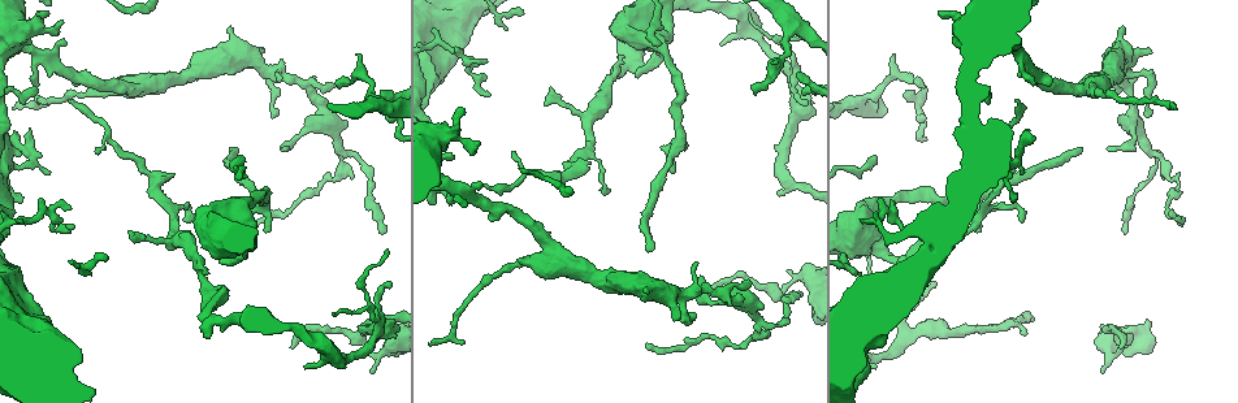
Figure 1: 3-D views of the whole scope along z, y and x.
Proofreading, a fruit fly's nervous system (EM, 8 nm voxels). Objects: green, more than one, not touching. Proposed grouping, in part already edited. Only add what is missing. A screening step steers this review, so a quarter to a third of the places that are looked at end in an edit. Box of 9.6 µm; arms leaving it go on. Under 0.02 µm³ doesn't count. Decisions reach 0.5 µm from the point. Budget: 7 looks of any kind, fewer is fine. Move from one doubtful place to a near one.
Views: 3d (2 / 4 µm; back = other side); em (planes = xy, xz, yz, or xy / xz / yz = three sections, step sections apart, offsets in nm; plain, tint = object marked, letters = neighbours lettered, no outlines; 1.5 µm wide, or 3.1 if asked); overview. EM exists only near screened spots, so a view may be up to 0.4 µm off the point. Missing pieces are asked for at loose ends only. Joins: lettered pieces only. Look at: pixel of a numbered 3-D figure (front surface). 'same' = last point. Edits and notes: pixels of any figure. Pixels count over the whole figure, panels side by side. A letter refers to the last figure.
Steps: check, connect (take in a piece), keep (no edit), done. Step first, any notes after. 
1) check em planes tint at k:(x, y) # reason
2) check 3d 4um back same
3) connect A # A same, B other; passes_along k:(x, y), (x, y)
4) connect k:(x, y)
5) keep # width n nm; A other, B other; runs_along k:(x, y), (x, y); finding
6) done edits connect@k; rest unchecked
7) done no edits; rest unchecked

check em planes plain at 1:(545, 102) # thin end

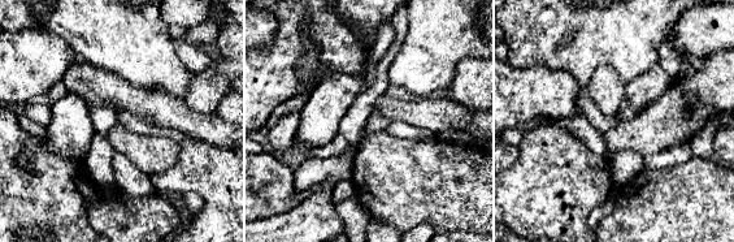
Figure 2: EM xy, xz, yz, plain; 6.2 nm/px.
check em planes tint same # where the object lies

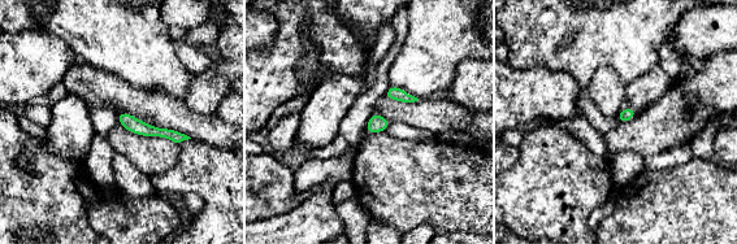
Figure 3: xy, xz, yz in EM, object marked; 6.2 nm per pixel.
check em planes letters same # see the neighbours

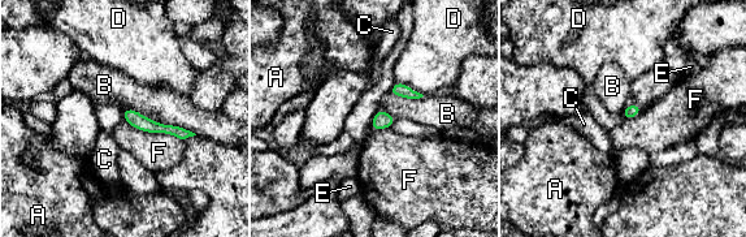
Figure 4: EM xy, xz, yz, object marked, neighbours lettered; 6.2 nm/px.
keep # width 80 nm; longest_contact F 400 nm; A other, B other, C other, D other, E other, F other; none of them fits

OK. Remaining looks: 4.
check 3d 2um at 1:(687, 148) # branch stops here

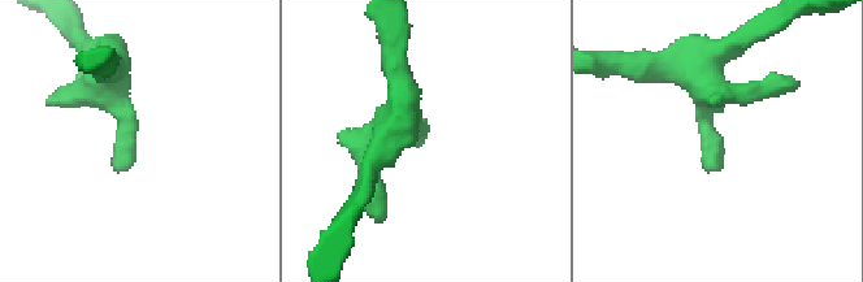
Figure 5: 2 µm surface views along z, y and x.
check em planes letters at 5:(124, 169) # now the EM

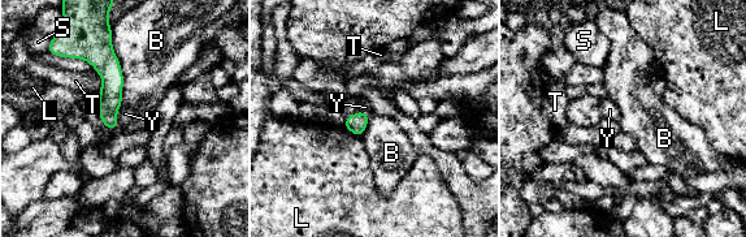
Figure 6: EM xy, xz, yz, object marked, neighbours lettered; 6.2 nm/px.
keep # longest_contact B 400 nm; B other, L other, S other, T other, Y other; border 6:(111, 41), (122, 73), (122, 103); no lettered piece goes on from it

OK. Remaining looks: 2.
done no edits; rest unchecked

